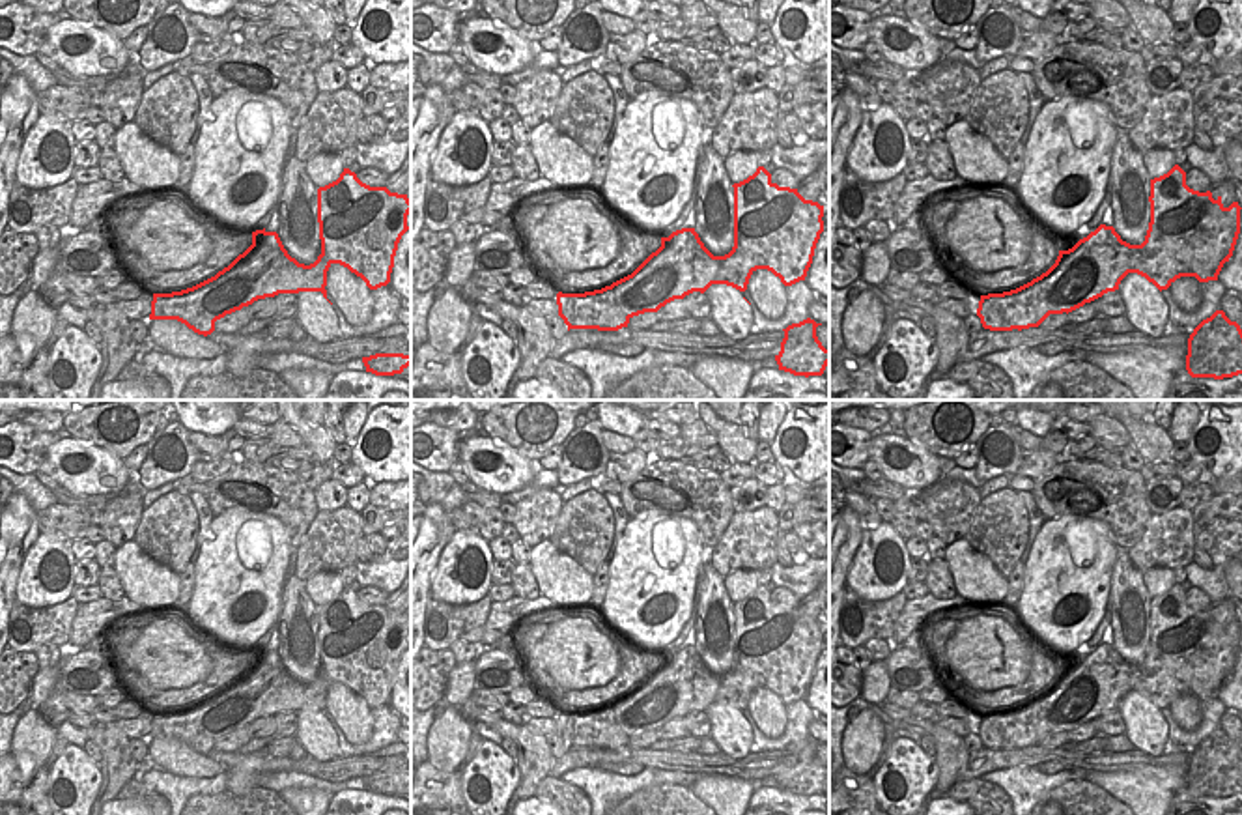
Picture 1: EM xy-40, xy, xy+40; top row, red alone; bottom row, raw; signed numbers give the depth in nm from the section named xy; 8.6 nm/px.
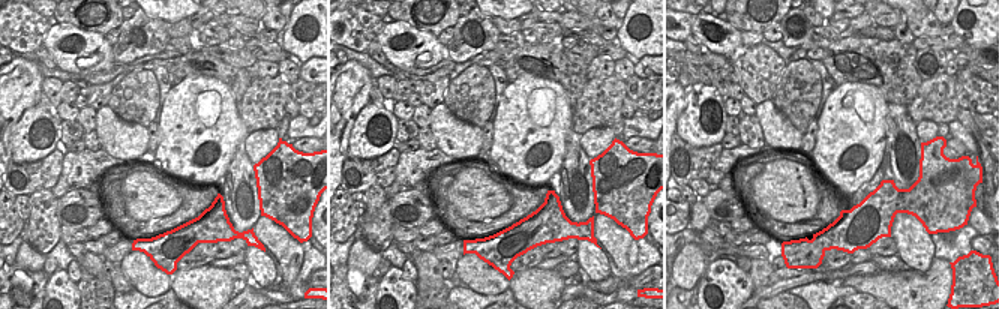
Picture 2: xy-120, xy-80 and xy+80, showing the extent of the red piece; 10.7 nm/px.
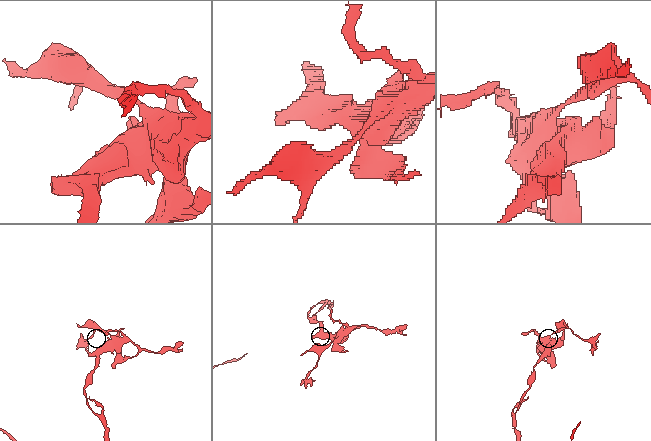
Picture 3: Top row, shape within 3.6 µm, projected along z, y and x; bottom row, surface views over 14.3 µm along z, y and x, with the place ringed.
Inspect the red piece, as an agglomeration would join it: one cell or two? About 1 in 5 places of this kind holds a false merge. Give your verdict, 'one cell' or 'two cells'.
two cells

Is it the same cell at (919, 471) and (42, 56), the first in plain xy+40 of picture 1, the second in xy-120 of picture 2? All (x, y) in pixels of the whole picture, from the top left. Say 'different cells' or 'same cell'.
different cells

